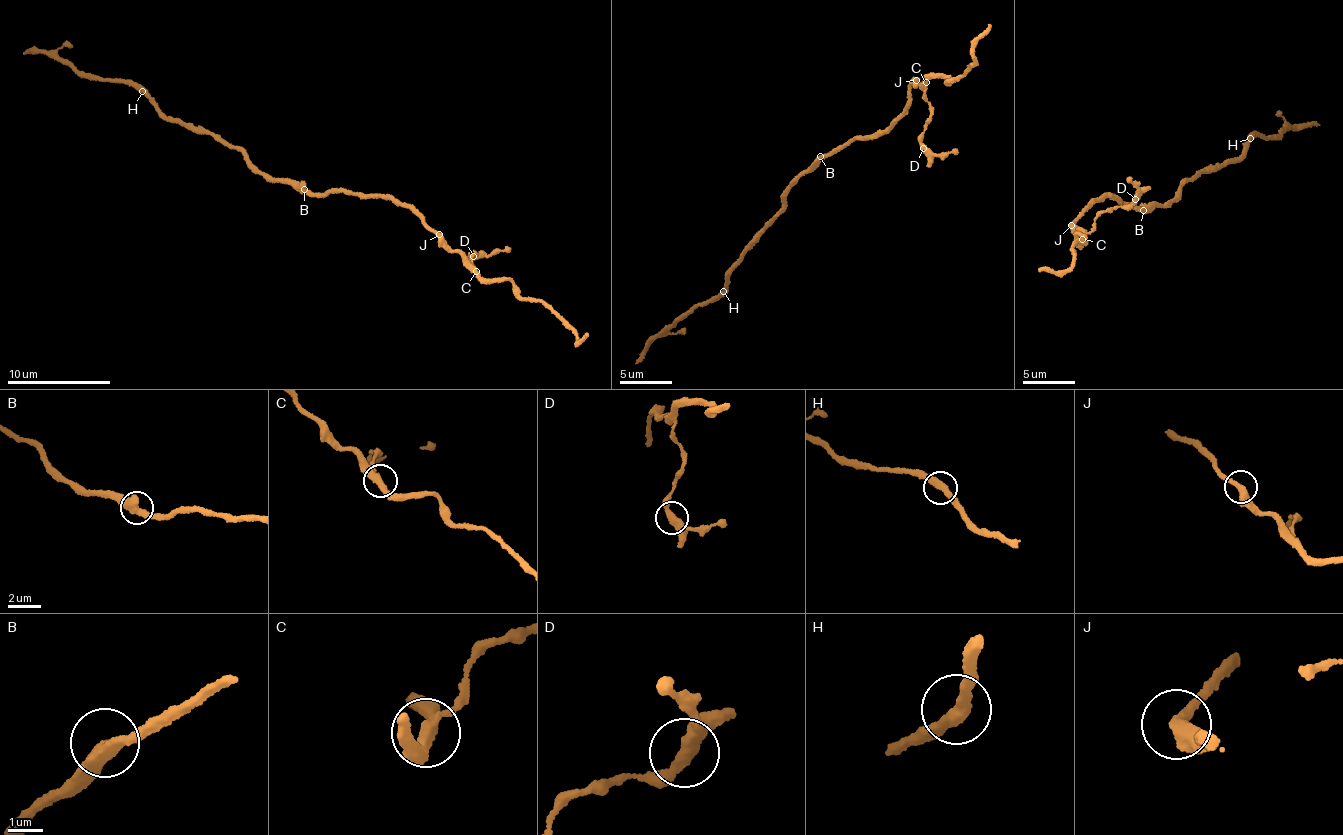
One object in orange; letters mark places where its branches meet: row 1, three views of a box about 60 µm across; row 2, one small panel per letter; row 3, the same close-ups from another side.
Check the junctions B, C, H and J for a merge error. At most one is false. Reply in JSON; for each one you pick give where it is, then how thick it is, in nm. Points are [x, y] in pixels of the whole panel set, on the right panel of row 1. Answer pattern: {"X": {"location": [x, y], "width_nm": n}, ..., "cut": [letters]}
{"C": {"location": [1082, 239], "width_nm": 300}, "cut": ["C"]}

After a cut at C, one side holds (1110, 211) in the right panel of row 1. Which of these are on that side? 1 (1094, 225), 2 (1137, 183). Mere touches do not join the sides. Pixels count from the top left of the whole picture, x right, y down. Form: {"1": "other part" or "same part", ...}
{"1": "same part", "2": "same part"}

